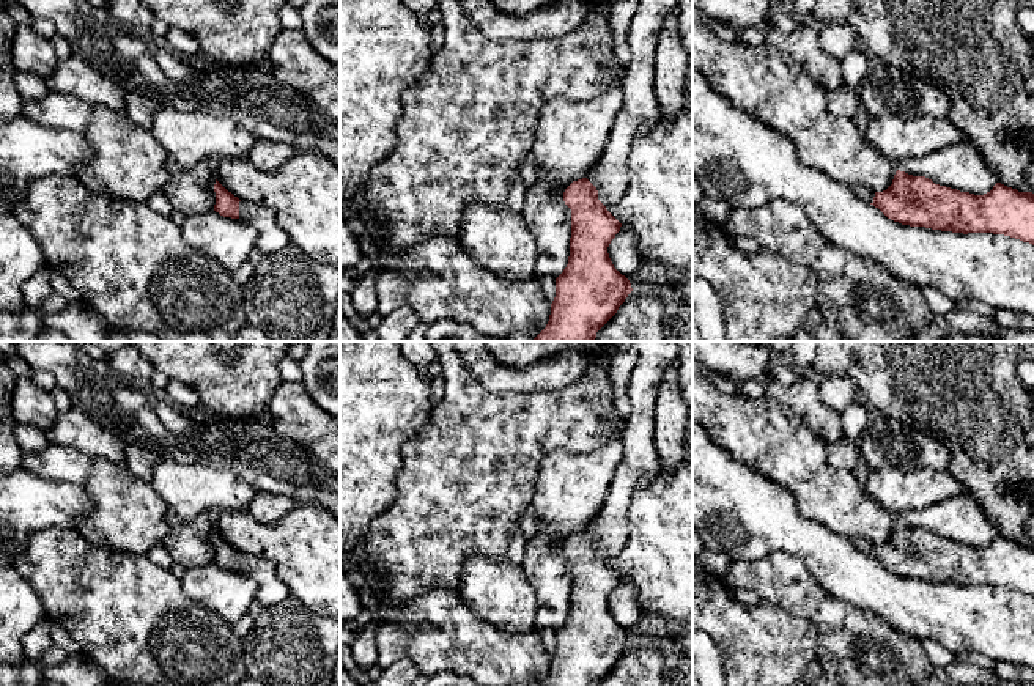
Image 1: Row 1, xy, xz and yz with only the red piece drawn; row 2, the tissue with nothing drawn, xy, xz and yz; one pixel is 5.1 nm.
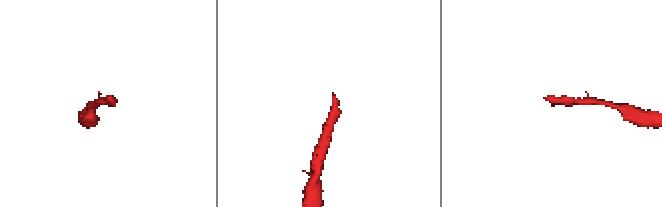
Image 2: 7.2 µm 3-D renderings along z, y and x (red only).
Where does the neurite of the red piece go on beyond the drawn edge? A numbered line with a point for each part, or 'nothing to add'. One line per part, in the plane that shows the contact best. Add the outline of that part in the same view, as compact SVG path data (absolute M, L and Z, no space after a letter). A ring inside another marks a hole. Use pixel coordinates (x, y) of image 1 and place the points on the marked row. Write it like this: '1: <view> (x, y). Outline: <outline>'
1: xz (639, 107). Outline: M639 0L630 27L623 31L630 53L623 66L623 99L606 146L587 175L606 206L617 201L628 183L628 156L637 132L661 120L655 90L655 53L664 19L675 13L680 0Z

